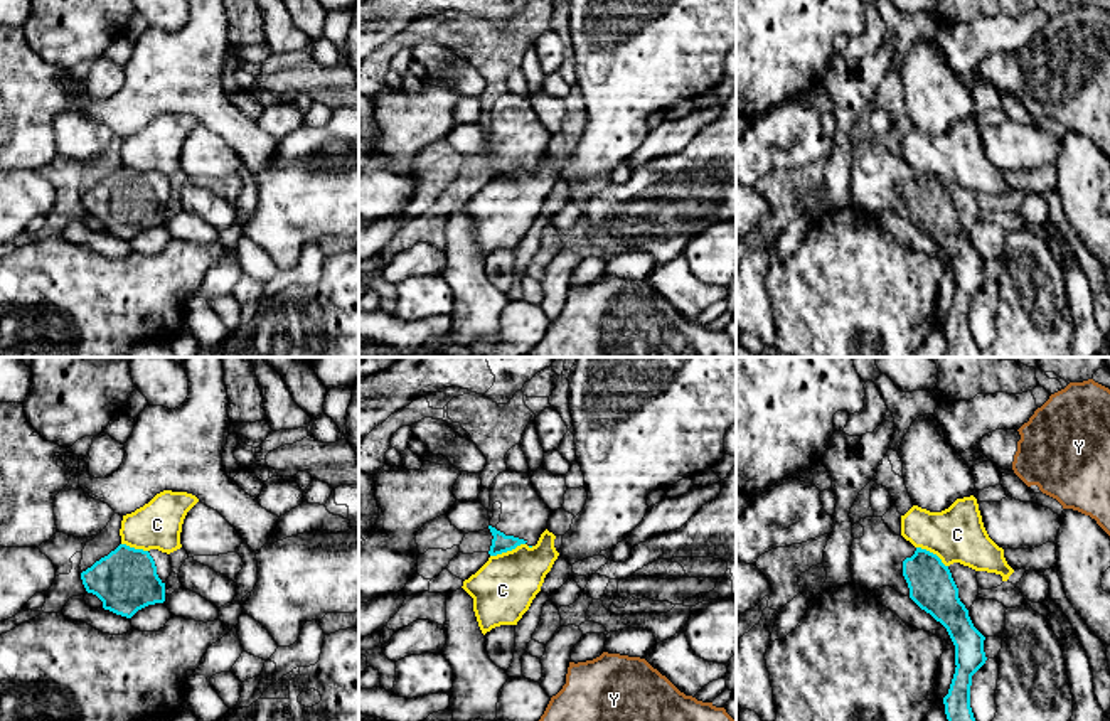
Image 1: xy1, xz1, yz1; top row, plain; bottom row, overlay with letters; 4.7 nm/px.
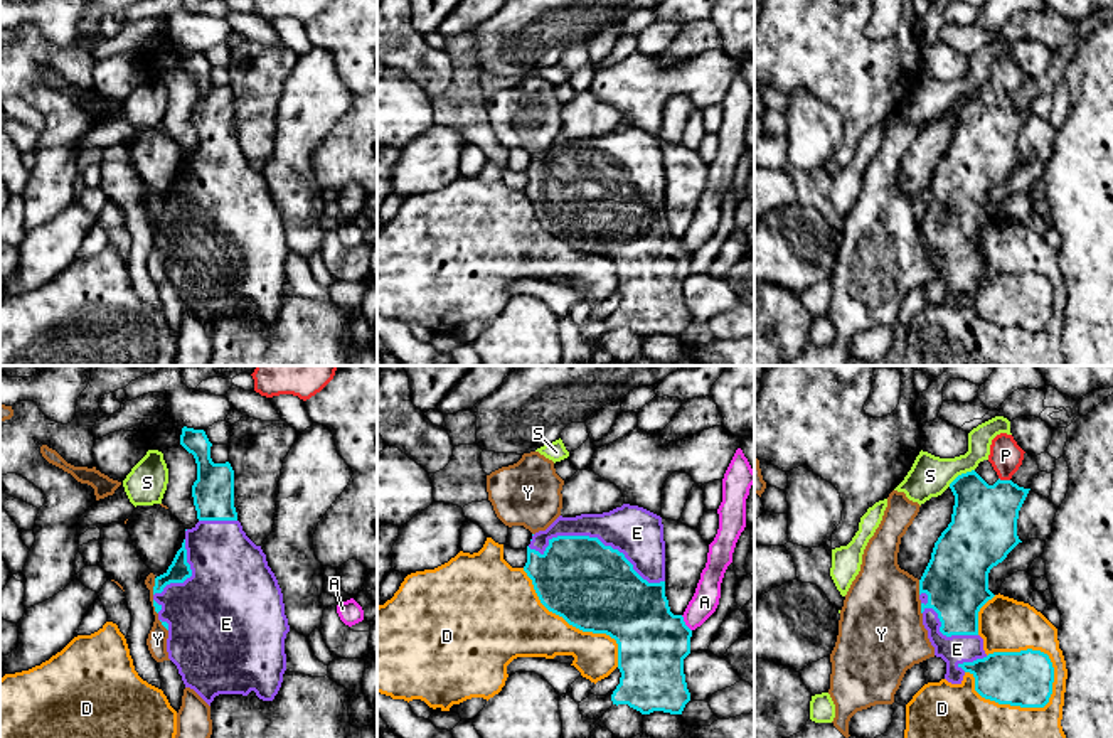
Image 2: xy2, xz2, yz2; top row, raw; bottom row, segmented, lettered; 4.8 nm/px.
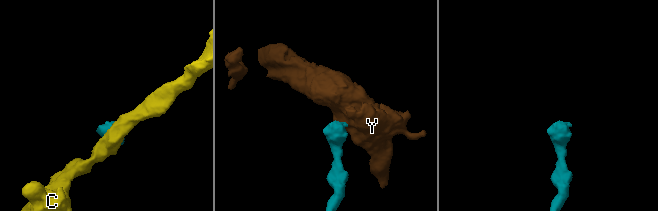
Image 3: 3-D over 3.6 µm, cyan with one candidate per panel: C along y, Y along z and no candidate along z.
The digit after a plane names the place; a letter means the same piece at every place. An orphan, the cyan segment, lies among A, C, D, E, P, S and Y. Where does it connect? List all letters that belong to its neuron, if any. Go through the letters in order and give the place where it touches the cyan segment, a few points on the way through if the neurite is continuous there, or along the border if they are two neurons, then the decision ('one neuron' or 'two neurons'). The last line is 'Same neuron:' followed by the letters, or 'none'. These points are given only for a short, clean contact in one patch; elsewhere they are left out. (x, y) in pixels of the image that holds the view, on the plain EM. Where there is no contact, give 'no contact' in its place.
A: meets cyan in xz2 at (684, 246); two neurons
C: meets cyan in xz1 at (507, 172); border along xz1 (524, 165), (490, 179); two neurons
D: meets cyan in yz2 at (1006, 326); two neurons
E: meets cyan in xz2 at (596, 160); one neuron
P: meets cyan in yz2 at (1004, 103); two neurons
S: meets cyan in yz2 at (962, 96); two neurons
Y: meets cyan in xy2 at (154, 209); two neurons
Same neuron: E

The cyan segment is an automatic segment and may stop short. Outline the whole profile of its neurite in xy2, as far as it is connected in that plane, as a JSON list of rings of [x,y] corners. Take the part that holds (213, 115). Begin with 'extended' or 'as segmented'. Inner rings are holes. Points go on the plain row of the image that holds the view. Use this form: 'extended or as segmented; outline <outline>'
extended; outline [[[182,51],[180,67],[194,78],[197,103],[192,108],[199,145],[185,152],[185,162],[168,192],[155,201],[153,229],[158,243],[168,253],[167,275],[177,288],[185,310],[194,312],[209,329],[219,317],[242,317],[251,313],[263,324],[273,324],[286,293],[285,261],[290,254],[285,238],[283,216],[268,189],[266,177],[242,153],[234,130],[234,93],[229,84],[214,86],[204,52]]]

